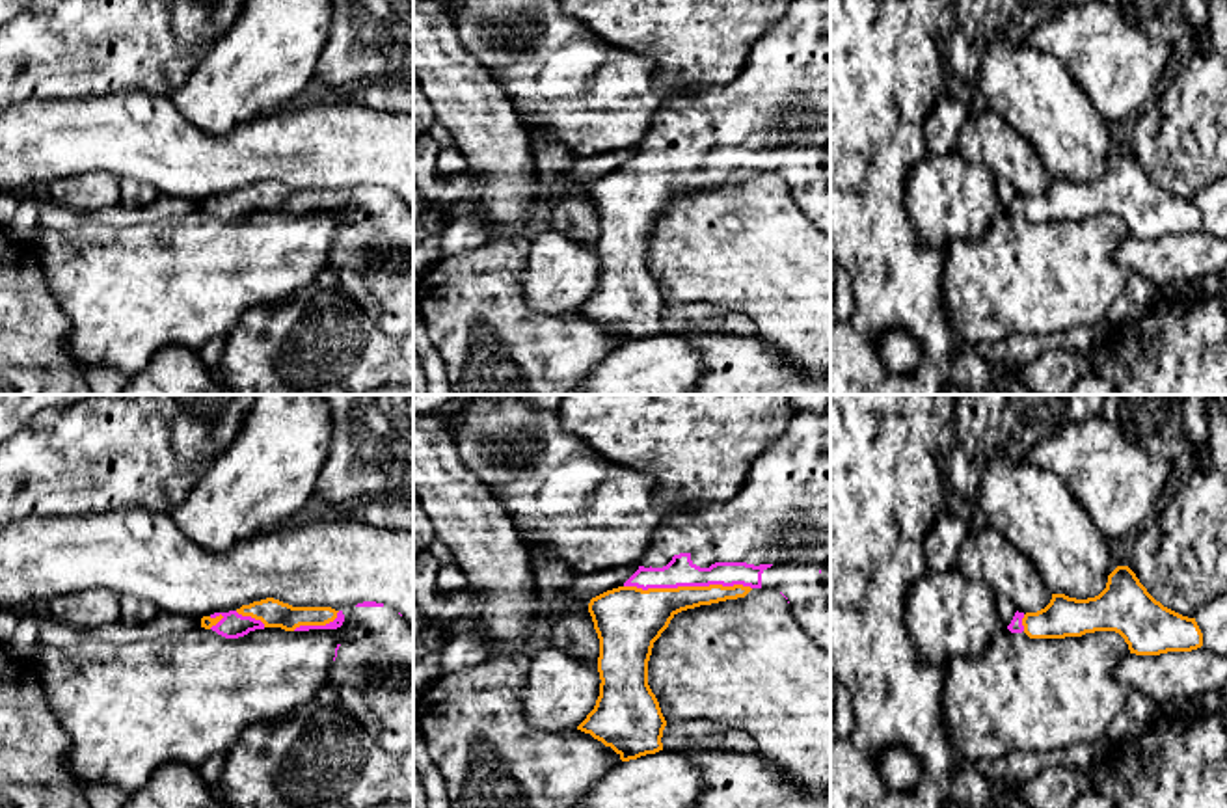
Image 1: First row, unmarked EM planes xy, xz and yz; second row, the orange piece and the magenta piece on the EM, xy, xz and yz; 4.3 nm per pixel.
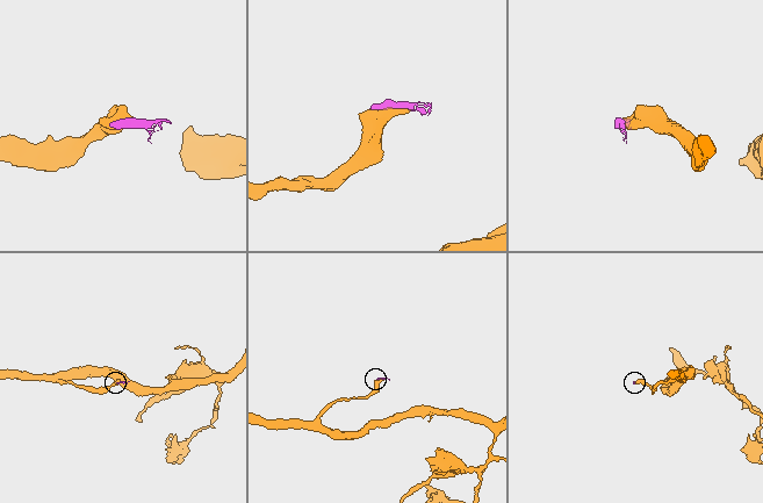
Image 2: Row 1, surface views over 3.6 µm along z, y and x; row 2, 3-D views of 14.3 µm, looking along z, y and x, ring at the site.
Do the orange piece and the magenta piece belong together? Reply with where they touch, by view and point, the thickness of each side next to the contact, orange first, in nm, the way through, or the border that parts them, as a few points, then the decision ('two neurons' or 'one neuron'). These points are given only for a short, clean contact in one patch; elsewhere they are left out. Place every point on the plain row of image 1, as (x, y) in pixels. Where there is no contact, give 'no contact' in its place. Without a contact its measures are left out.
contact xz (687, 170); calibres 240 and 130 nm; one neuron

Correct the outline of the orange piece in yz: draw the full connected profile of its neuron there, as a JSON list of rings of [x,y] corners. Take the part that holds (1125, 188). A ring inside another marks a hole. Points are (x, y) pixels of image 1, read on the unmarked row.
[[[1117,149],[1099,179],[1076,182],[1052,177],[1050,186],[1037,195],[1017,194],[1007,212],[1024,214],[1030,222],[1115,214],[1136,238],[1192,235],[1203,229],[1195,201],[1156,184],[1128,149]]]

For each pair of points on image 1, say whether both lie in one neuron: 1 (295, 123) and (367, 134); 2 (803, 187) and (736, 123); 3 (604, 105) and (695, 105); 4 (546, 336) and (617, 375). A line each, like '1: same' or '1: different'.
1: same
2: same
3: different
4: different

